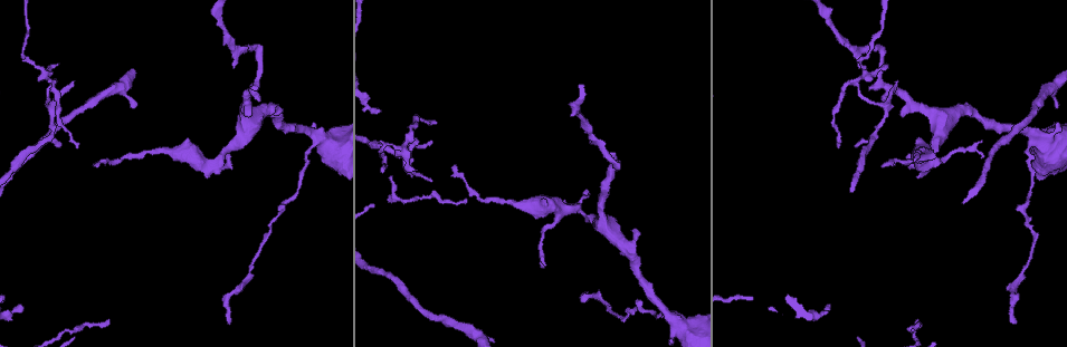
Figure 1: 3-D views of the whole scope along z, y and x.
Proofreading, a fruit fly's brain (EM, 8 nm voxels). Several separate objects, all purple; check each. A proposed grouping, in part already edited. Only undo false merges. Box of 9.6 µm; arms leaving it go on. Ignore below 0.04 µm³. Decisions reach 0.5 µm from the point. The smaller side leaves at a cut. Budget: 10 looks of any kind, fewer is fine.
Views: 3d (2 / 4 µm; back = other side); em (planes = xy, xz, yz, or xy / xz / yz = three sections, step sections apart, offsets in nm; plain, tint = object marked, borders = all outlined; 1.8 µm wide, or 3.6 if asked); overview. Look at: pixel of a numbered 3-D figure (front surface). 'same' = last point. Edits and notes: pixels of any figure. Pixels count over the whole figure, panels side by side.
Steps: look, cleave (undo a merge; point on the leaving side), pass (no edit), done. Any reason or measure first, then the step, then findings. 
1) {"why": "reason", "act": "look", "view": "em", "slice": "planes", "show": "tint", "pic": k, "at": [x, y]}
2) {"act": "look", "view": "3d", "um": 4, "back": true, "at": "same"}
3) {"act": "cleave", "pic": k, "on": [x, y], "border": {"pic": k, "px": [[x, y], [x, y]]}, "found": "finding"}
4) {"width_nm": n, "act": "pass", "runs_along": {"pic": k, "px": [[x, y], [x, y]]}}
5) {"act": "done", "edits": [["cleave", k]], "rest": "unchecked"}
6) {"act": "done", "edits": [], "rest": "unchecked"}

{"why": "abrupt turn", "act": "look", "view": "em", "slice": "xz", "step": 4, "show": "tint", "pic": 1, "at": [865, 58]}

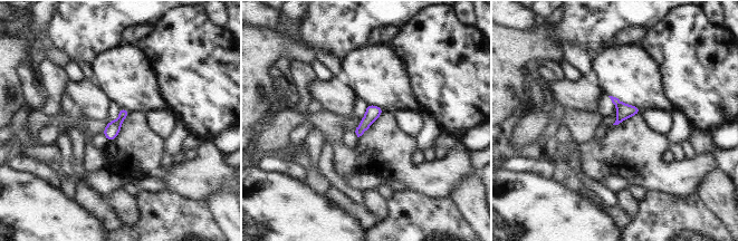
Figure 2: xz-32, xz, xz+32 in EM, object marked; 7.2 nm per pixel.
{"width_nm": 100, "act": "pass", "found": "one neuron here"}

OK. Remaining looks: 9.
{"why": "sudden change in width", "act": "look", "view": "3d", "um": 2, "pic": 1, "at": [604, 225]}

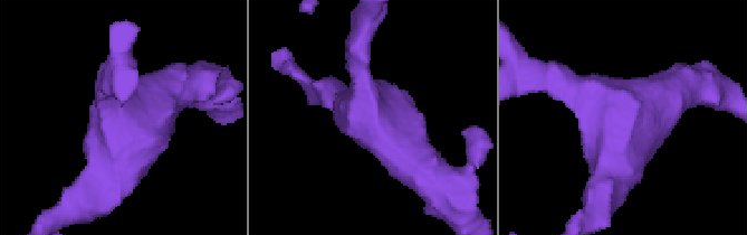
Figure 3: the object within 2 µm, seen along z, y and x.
{"arms": 3, "arm_widths_nm": [200, 260, 300], "why": "shape alone is not enough", "act": "look", "view": "em", "slice": "planes", "show": "tint", "pic": 3, "at": [375, 119]}

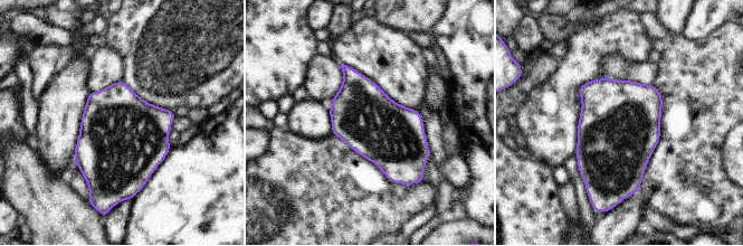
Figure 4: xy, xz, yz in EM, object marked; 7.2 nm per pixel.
{"act": "pass", "found": "one neuron here"}

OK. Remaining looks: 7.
{"why": "side arm on a straight run", "act": "look", "view": "3d", "um": 4, "back": true, "pic": 1, "at": [311, 134]}

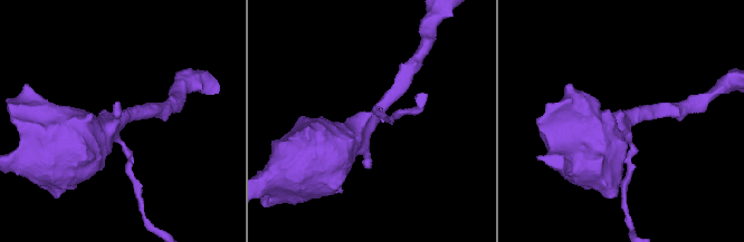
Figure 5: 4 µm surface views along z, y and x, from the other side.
{"arms": 3, "act": "look", "view": "em", "slice": "planes", "show": "tint", "pic": 5, "at": [630, 117]}

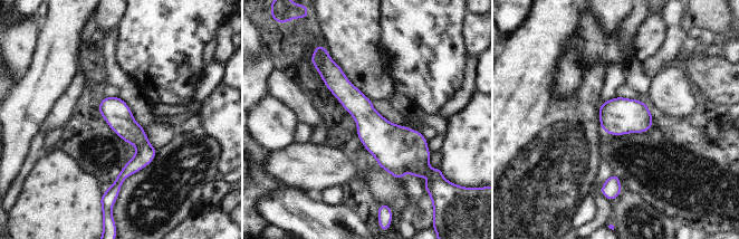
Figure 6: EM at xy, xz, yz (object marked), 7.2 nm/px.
{"act": "pass", "runs_along": {"pic": 6, "px": [[320, 69], [401, 149], [424, 151]]}, "found": "all the same neuron"}

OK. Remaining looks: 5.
{"act": "look", "view": "em", "slice": "xz", "step": 8, "show": "tint", "pic": 1, "at": [880, 50]}

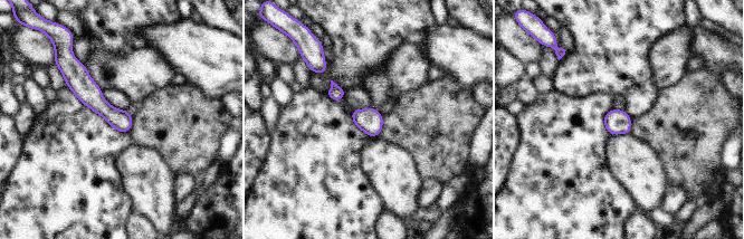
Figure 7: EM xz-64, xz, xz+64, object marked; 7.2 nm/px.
{"act": "look", "view": "em", "slice": "planes", "show": "borders", "at": "same"}

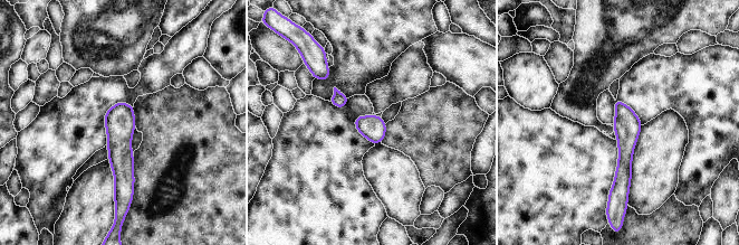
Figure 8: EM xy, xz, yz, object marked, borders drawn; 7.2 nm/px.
{"width_nm": 180, "act": "pass", "found": "continuous, no second neuron"}

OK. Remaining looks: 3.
{"act": "done", "edits": [], "rest": "unchecked"}

